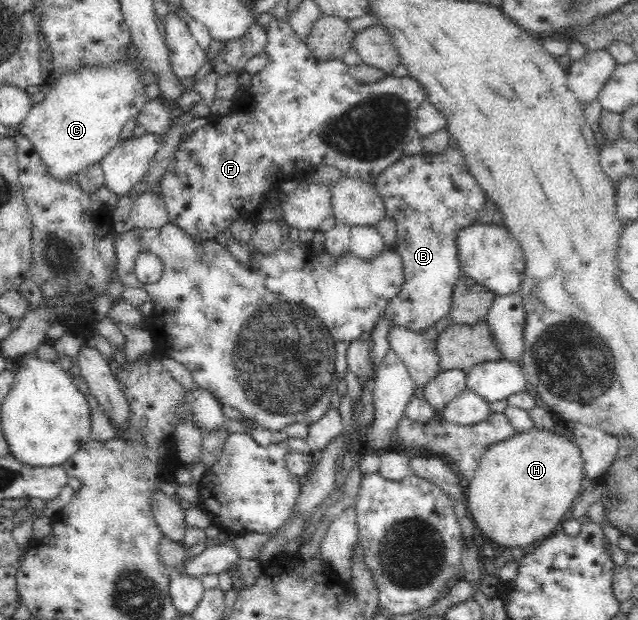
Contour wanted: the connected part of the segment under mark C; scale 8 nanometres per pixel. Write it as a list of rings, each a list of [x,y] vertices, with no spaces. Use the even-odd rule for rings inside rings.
[[[129,58],[107,67],[82,67],[77,72],[67,72],[68,74],[43,86],[45,100],[32,104],[18,130],[31,140],[35,153],[39,155],[53,180],[65,180],[100,163],[121,140],[120,134],[127,120],[137,116],[149,102],[146,96],[147,86],[140,79],[143,69],[141,62]]]

